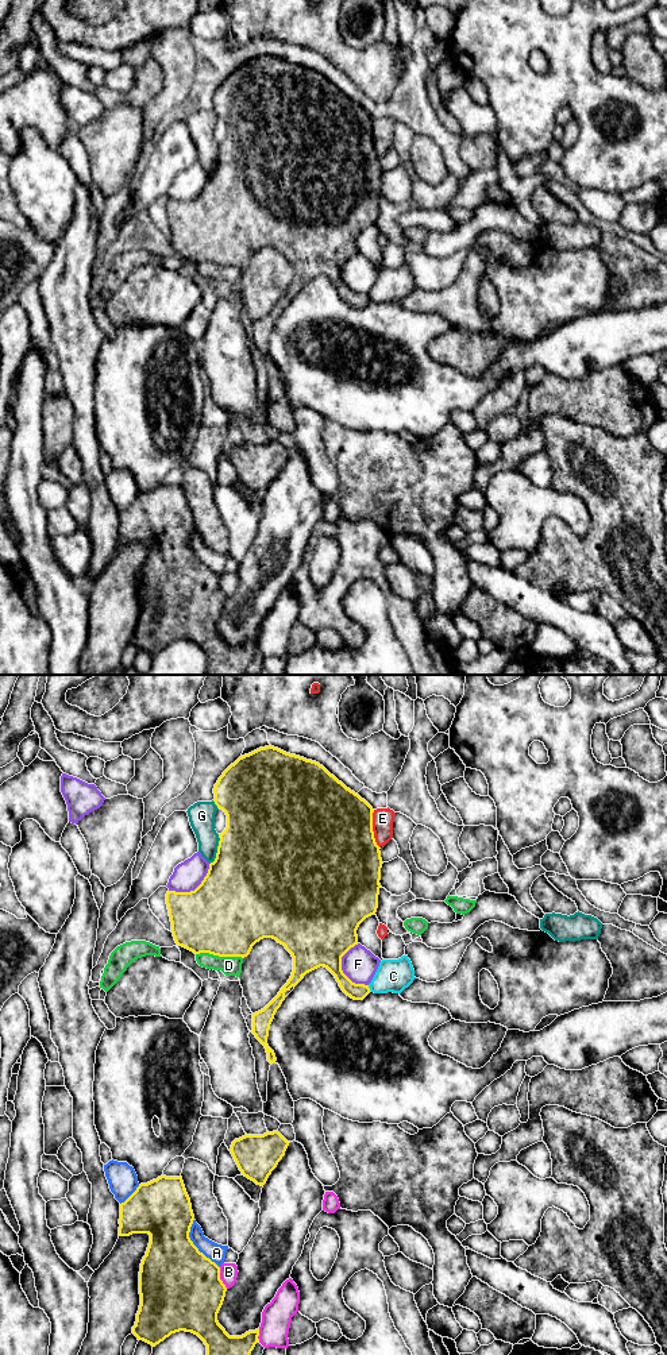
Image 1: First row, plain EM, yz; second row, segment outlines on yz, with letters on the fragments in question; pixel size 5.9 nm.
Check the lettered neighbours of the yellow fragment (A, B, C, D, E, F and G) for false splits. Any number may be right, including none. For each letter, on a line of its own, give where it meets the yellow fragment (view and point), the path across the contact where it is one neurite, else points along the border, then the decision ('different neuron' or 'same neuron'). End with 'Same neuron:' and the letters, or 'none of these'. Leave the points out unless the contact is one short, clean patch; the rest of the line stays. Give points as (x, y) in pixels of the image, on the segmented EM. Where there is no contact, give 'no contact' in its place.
A: yz (193, 1245) | different neuron
B: yz (219, 1278) | different neuron
C: yz (369, 988) | along yz (367, 985), (370, 989) | different neuron
D: yz (219, 956) | different neuron
E: yz (371, 829) | different neuron
F: yz (340, 969) | different neuron
G: yz (218, 849) | different neuron
Same neuron: none of these

